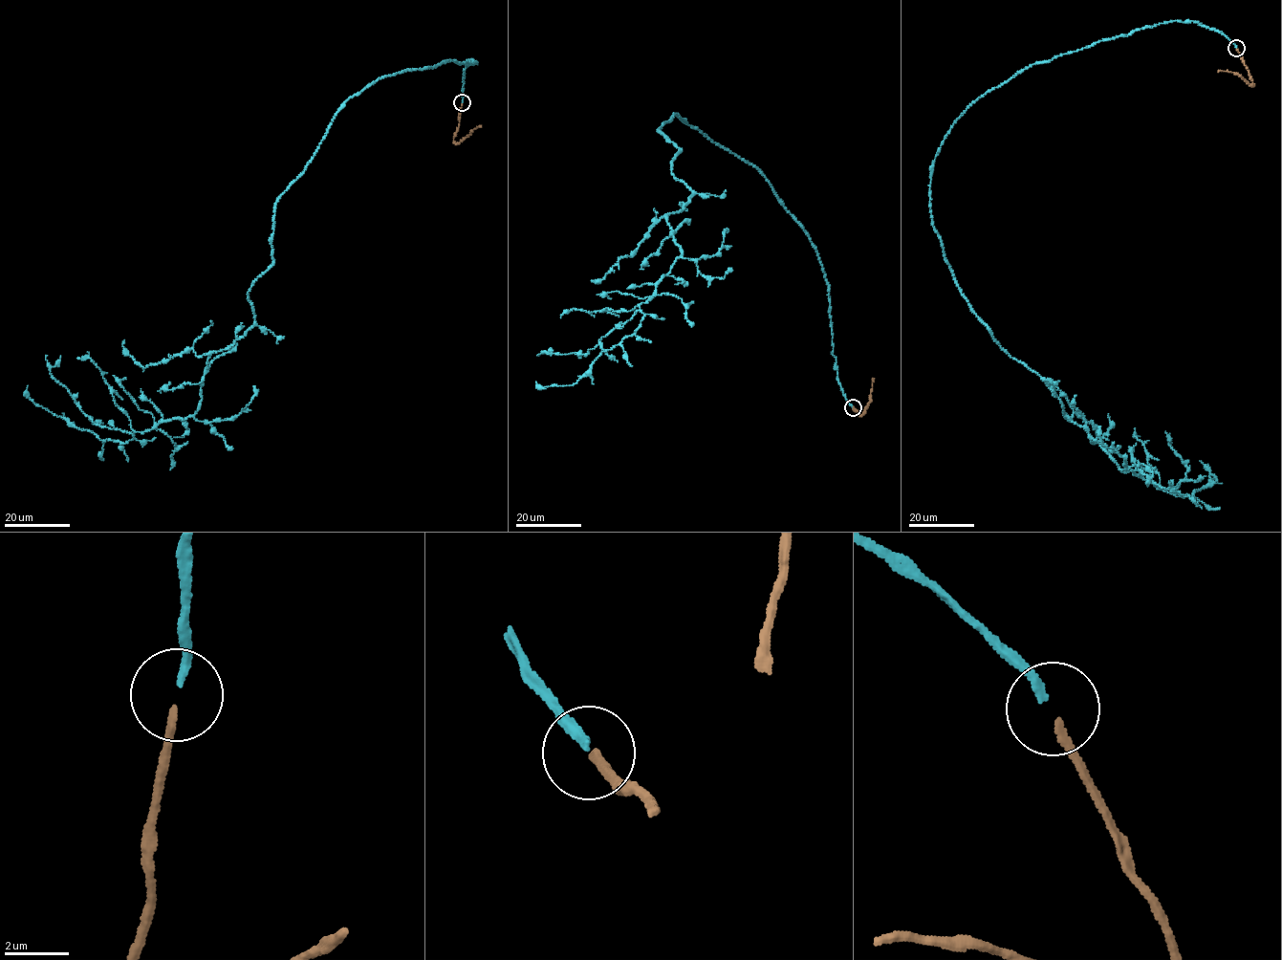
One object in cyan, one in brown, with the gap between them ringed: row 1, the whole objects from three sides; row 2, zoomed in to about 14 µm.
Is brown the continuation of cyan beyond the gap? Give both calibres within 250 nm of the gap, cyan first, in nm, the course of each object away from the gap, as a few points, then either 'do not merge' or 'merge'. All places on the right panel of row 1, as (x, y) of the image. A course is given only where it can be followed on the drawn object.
240/240 nm | cyan via (1236, 47), (1169, 21), (1030, 65), (929, 187), (962, 294), (1063, 412), (1159, 489), (1200, 461) | brown via (1237, 49), (1253, 85), (1233, 73), (1219, 72) | merge

